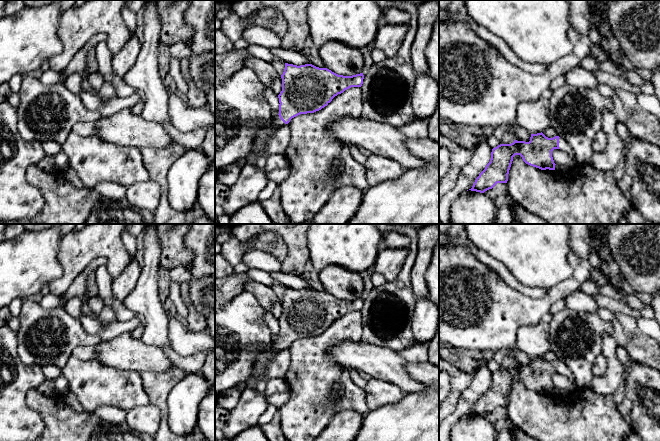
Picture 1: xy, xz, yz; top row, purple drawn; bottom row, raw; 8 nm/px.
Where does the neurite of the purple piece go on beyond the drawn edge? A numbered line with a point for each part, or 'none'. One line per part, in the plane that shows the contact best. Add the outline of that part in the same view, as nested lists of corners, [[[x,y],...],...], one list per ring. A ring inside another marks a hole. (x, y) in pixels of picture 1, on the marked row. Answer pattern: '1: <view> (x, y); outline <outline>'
1: yz (563, 145); outline [[[559,138],[559,148],[560,150],[566,151],[570,156],[573,157],[573,150],[571,146],[562,138]]]

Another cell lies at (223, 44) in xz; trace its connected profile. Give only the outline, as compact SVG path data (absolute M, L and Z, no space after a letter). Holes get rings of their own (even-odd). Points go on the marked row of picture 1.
M215 31L215 54L224 54L233 49L233 42L221 31Z

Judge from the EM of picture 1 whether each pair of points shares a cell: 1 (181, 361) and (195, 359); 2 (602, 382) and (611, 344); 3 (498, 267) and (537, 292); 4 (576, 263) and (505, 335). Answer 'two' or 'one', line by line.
1: one
2: one
3: one
4: one

